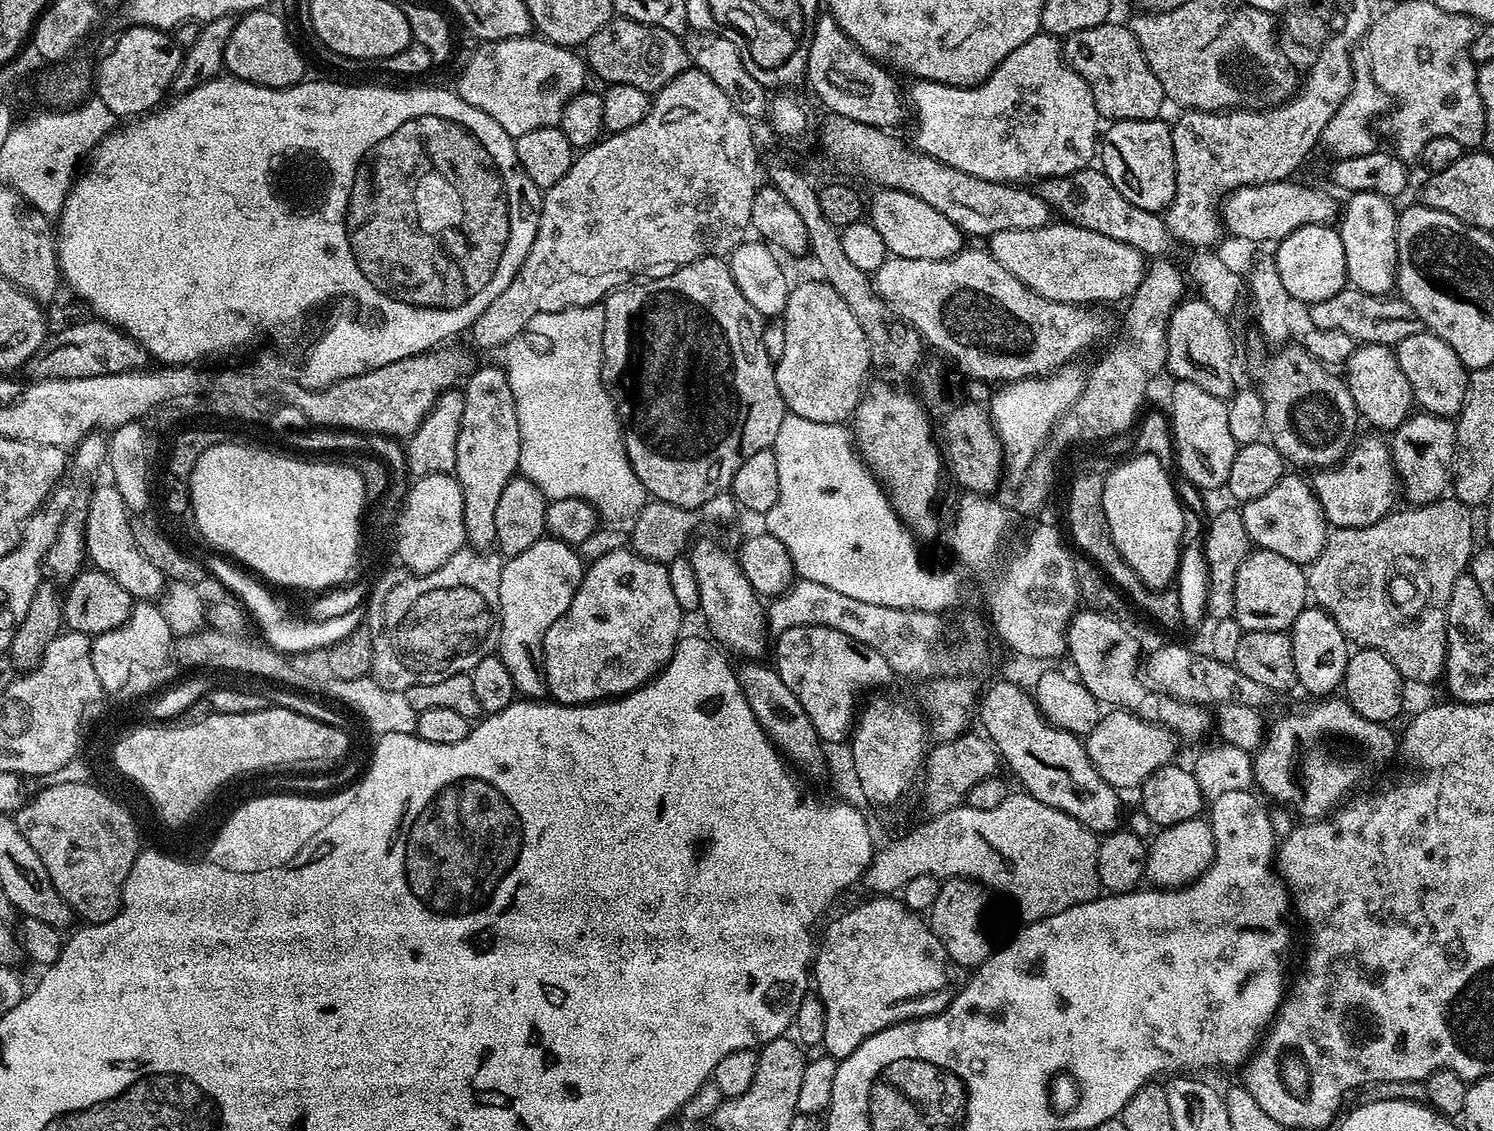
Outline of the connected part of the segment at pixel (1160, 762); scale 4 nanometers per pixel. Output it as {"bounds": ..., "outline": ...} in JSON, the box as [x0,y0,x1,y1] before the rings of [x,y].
{"bounds":[1084,710,1177,789],"outline":[[[1108,710],[1101,715],[1100,721],[1087,734],[1084,749],[1098,774],[1110,787],[1139,789],[1154,770],[1165,768],[1176,757],[1177,737],[1169,728],[1150,720],[1144,720],[1127,710]]]}

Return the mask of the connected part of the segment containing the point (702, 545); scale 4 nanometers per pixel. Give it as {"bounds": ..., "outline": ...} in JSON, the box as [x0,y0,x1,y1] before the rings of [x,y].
{"bounds":[690,540,770,660],"outline":[[[697,540],[691,545],[690,559],[694,578],[698,578],[698,612],[699,615],[704,615],[704,620],[712,631],[711,639],[733,657],[736,655],[744,656],[740,658],[748,660],[760,660],[763,652],[767,648],[769,651],[770,648],[766,608],[761,597],[756,595],[756,591],[741,572],[739,559],[733,553],[731,556],[712,540],[700,540],[697,544],[696,542]]]}

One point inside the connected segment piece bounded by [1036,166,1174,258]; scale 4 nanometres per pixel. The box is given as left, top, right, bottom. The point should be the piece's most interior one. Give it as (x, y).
(1087, 198)

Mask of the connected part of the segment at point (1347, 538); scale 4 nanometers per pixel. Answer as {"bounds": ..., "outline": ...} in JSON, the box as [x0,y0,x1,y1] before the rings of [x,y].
{"bounds":[1307,498,1474,684],"outline":[[[1441,498],[1432,501],[1431,504],[1404,506],[1404,509],[1402,508],[1389,512],[1387,516],[1382,517],[1381,520],[1374,522],[1370,526],[1337,528],[1329,531],[1328,541],[1322,550],[1322,554],[1318,554],[1318,558],[1314,563],[1307,565],[1308,590],[1315,607],[1328,612],[1330,618],[1334,618],[1334,622],[1338,622],[1344,637],[1353,645],[1361,648],[1373,648],[1382,654],[1386,654],[1386,658],[1390,658],[1390,662],[1394,662],[1394,666],[1400,671],[1405,681],[1412,682],[1412,680],[1417,680],[1420,684],[1432,684],[1435,680],[1437,683],[1444,674],[1446,650],[1448,649],[1446,622],[1448,621],[1450,594],[1454,590],[1456,579],[1465,575],[1468,561],[1471,560],[1474,551],[1474,543],[1472,544],[1472,516],[1468,513],[1471,512],[1469,505],[1463,504],[1461,500],[1455,498]]]}

